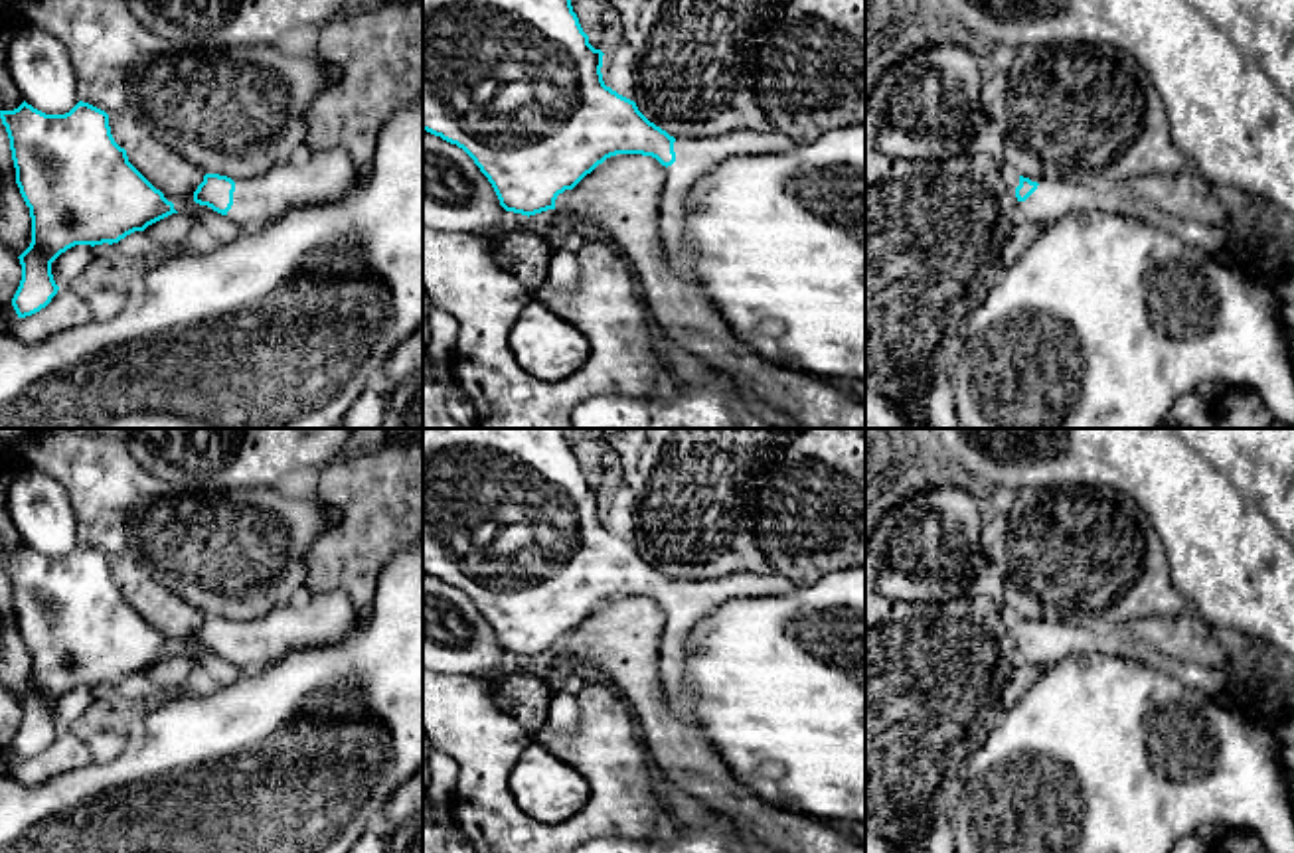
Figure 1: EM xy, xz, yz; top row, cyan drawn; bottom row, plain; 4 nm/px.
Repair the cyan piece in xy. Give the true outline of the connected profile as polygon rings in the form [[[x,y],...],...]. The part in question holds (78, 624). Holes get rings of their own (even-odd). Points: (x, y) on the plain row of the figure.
[[[26,543],[14,553],[0,553],[10,581],[16,626],[30,650],[32,685],[18,699],[22,723],[12,740],[18,760],[45,750],[59,729],[51,717],[51,705],[75,687],[119,685],[134,673],[178,656],[130,604],[109,569],[109,557],[79,543],[65,557],[45,557]]]

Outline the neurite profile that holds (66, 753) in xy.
[[[63,729],[45,750],[32,758],[18,760],[12,774],[22,784],[36,786],[47,778],[85,768],[93,762],[93,754],[85,740],[81,740],[69,729]]]

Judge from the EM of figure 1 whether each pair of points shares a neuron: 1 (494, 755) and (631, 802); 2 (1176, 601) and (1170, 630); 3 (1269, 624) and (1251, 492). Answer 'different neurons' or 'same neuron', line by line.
1: same neuron
2: different neurons
3: same neuron

